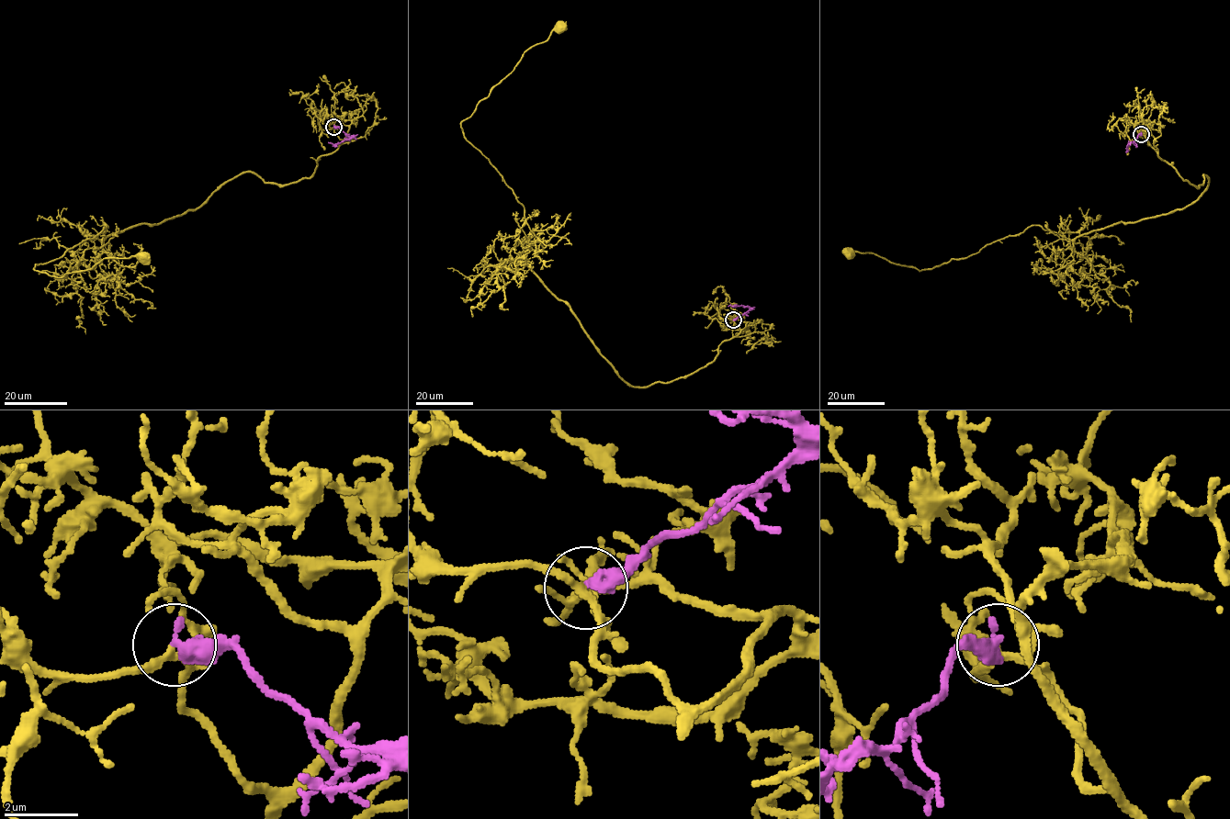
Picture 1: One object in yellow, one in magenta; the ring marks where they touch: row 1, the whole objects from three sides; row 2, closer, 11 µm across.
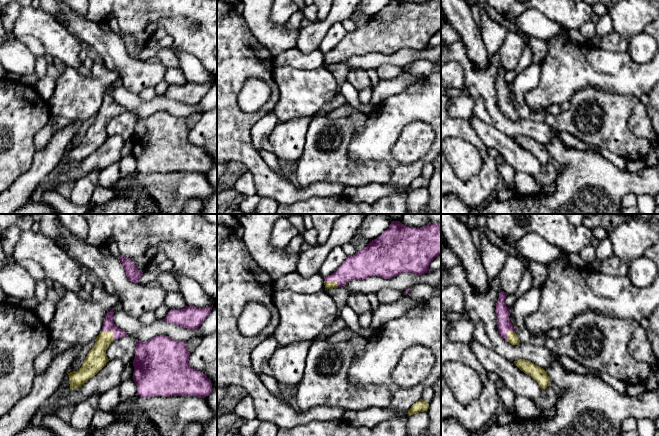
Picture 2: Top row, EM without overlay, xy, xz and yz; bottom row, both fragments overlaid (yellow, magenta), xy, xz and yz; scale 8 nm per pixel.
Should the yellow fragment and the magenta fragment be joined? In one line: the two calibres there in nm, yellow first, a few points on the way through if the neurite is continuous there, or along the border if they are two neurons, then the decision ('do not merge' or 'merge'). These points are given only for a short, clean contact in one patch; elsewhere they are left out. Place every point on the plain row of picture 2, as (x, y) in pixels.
160 nm thick on the yellow side, 100 nm on the other; runs through xy (96, 134), (103, 115), (110, 107), (108, 101); merge

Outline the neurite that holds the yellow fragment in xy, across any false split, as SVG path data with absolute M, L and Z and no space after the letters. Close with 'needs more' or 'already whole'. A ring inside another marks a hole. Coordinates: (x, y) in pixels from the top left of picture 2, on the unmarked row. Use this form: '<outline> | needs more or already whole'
M114 85L106 90L103 96L103 103L96 114L94 123L87 130L81 144L70 148L70 165L79 164L90 154L96 151L109 137L106 126L111 118L118 114L128 112L126 108L117 103L113 98Z | needs more

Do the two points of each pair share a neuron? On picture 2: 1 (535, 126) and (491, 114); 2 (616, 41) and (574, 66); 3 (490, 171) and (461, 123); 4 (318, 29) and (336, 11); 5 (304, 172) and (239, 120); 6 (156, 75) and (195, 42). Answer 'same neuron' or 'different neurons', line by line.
1: same neuron
2: different neurons
3: same neuron
4: same neuron
5: different neurons
6: different neurons

